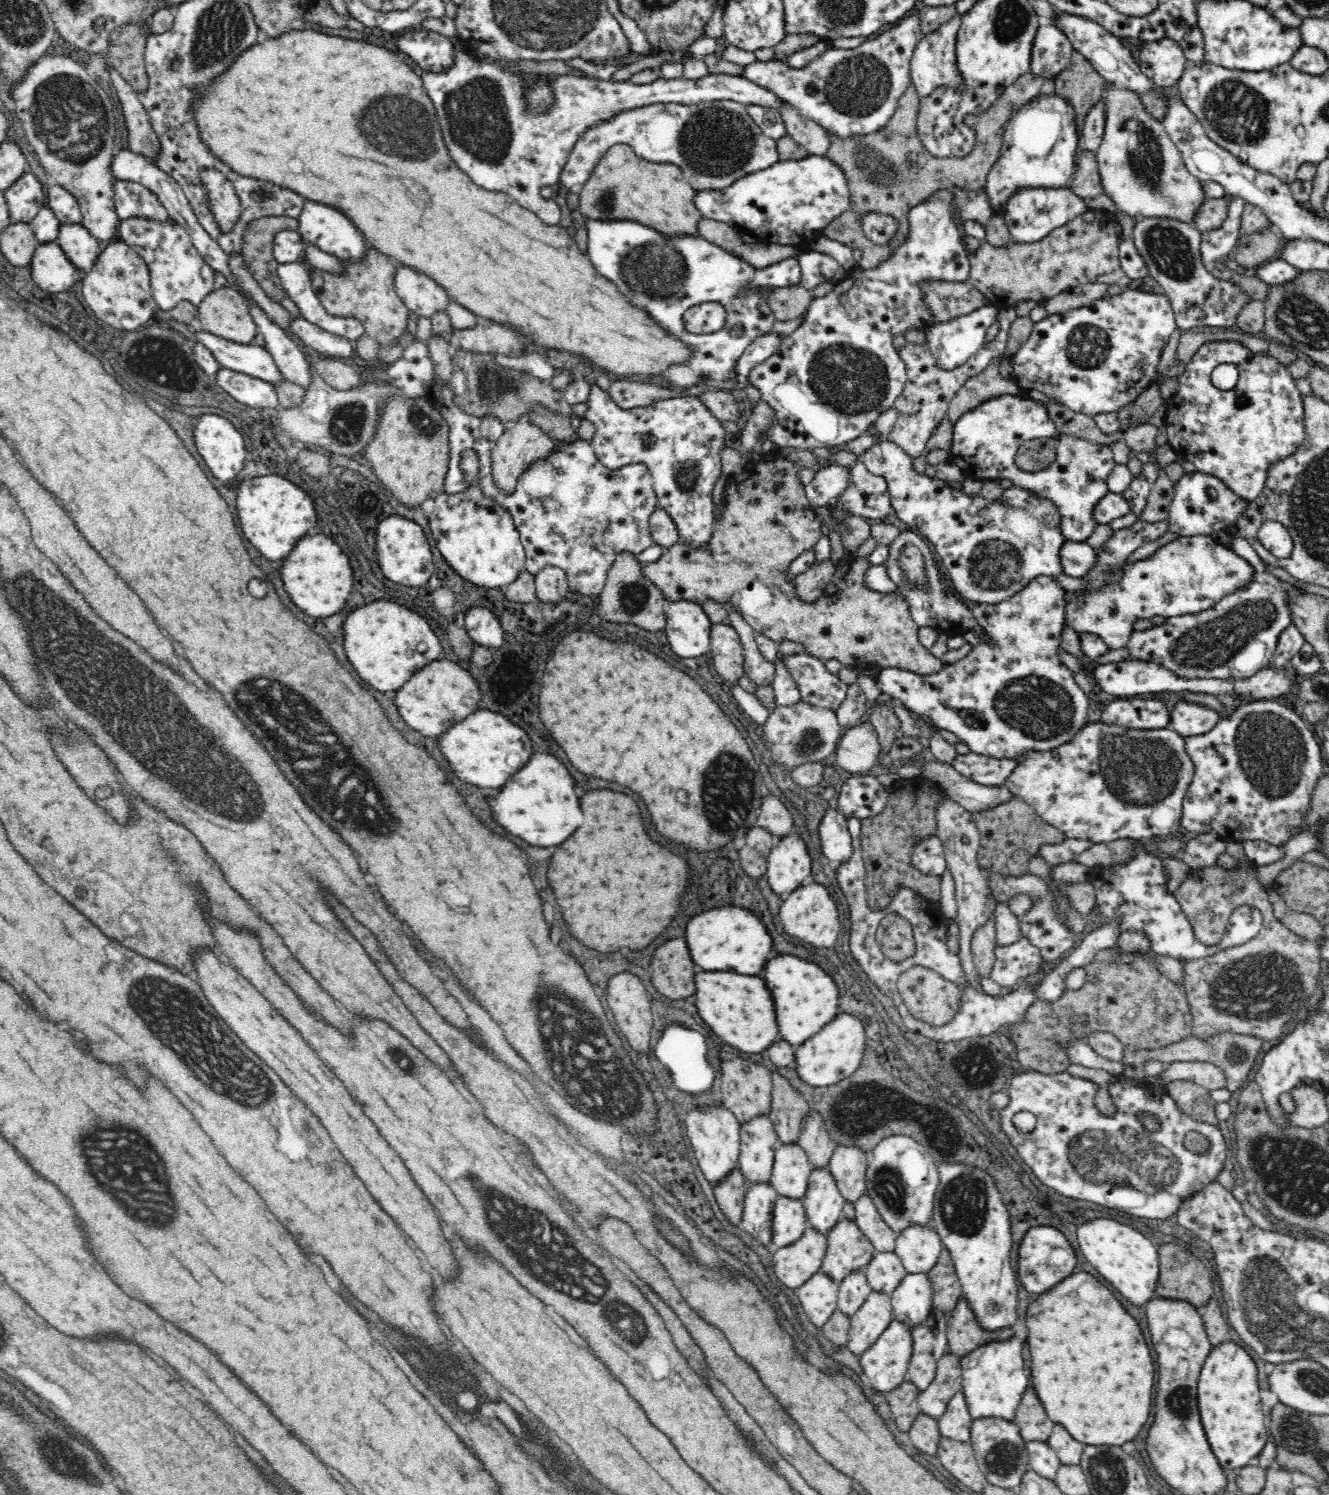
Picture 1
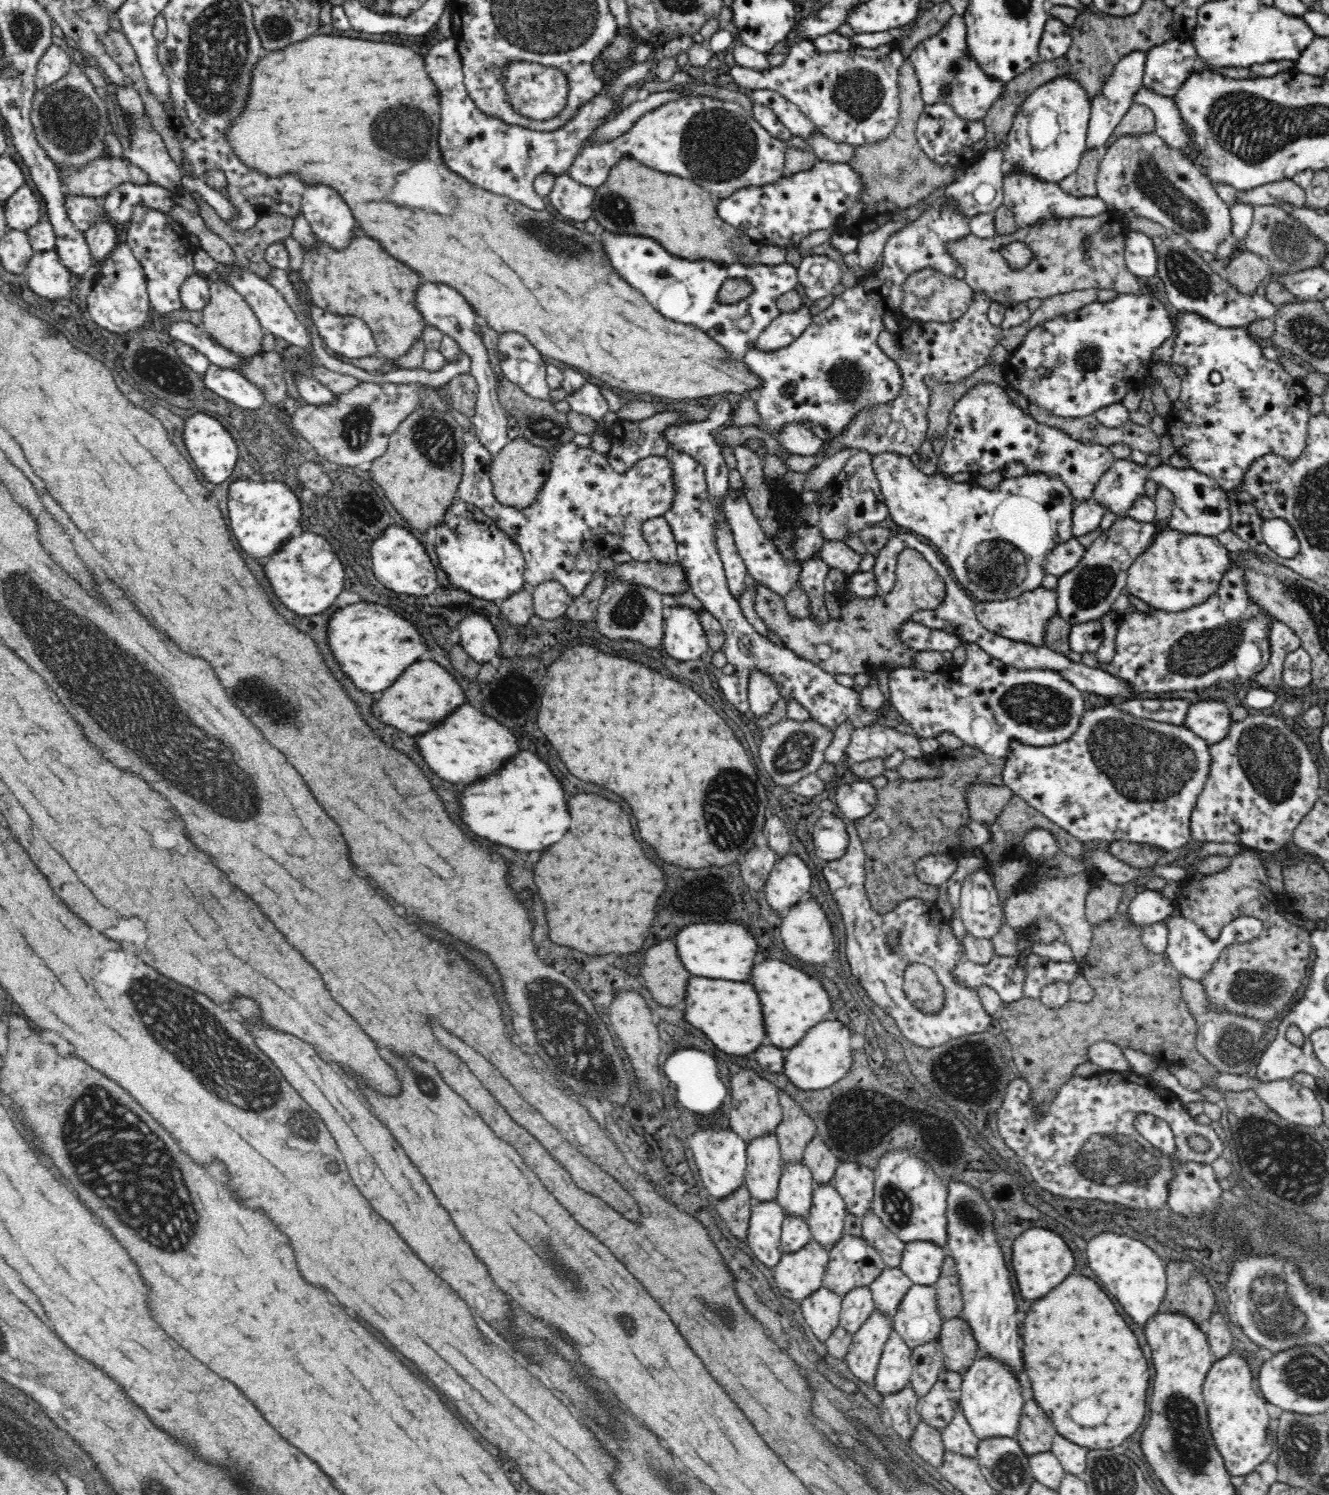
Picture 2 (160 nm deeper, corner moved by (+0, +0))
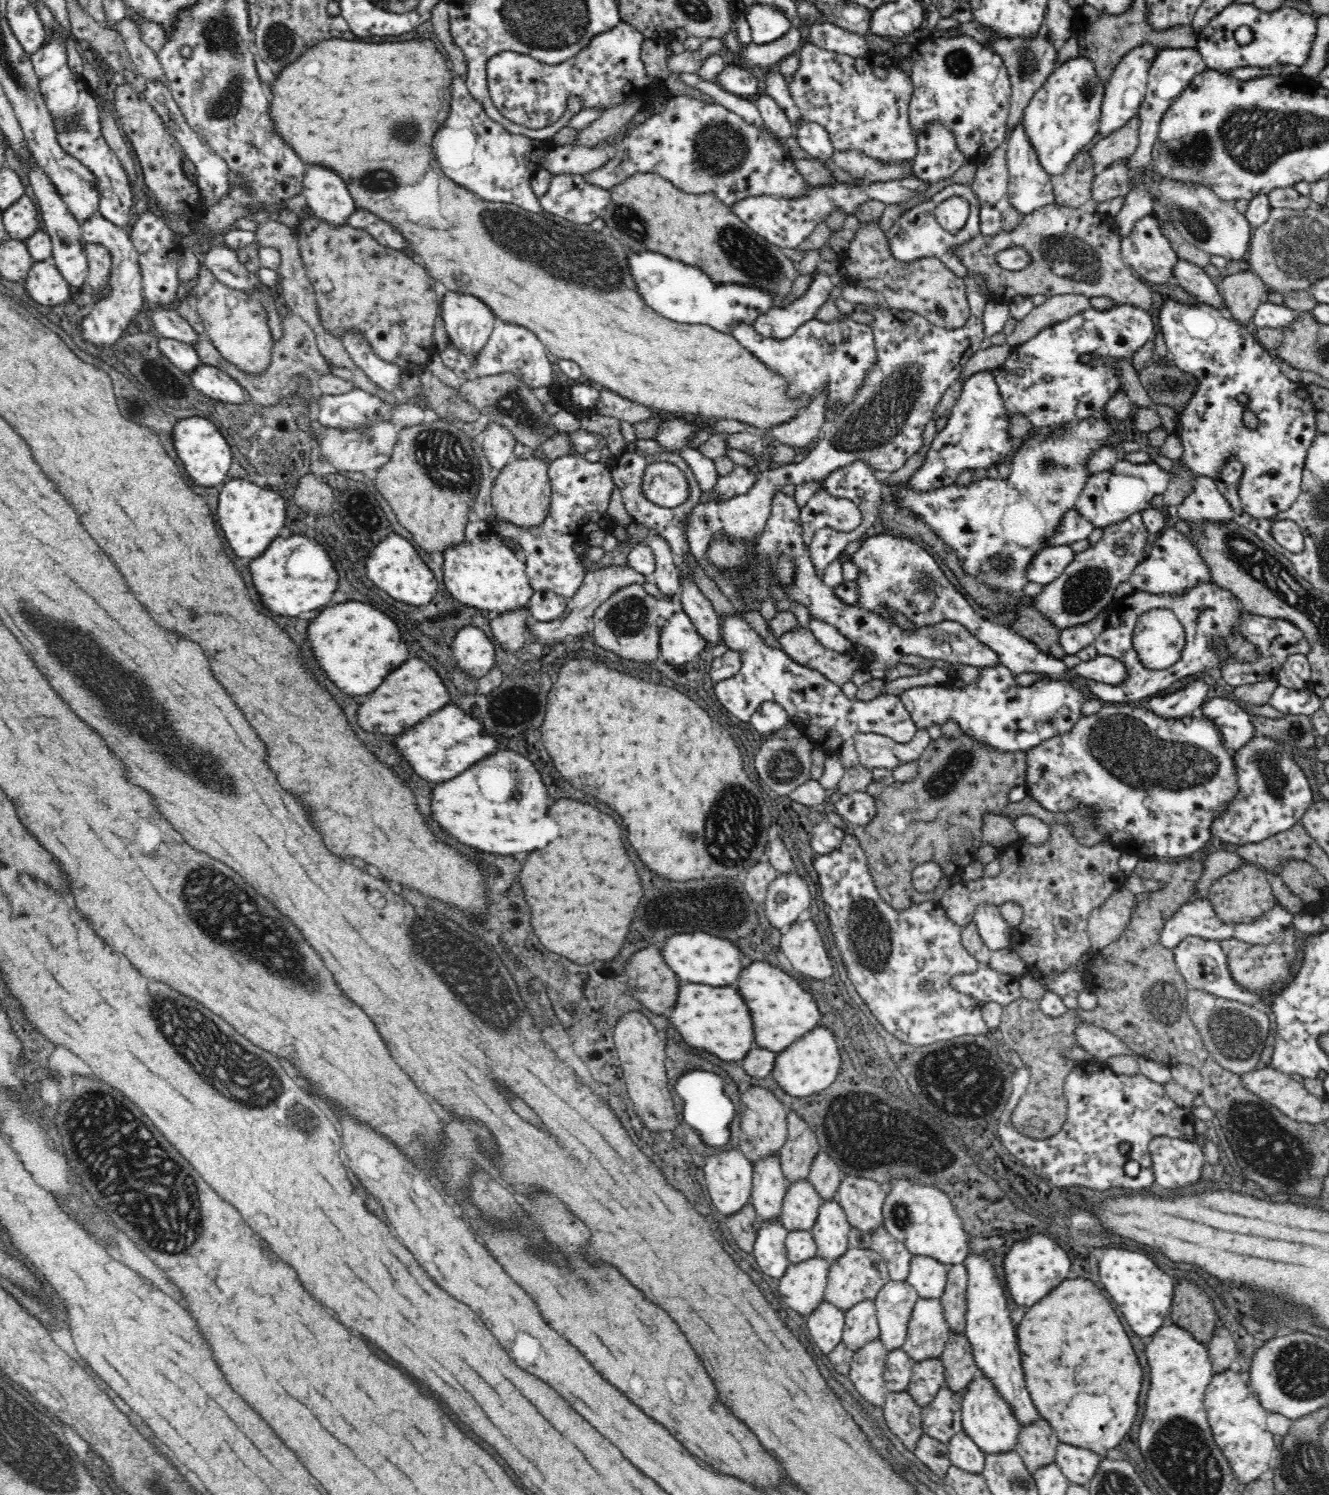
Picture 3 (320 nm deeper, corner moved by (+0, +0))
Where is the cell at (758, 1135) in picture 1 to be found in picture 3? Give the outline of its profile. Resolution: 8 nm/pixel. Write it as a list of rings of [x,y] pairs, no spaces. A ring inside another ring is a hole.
[[[779,1157],[755,1162],[750,1203],[761,1222],[780,1220],[783,1200],[790,1182],[784,1176]]]

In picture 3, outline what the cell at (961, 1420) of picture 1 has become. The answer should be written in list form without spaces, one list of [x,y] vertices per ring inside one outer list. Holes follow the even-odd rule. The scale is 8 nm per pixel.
[[[964,1430],[950,1439],[947,1449],[949,1450],[949,1461],[952,1465],[962,1469],[962,1471],[983,1474],[985,1454],[964,1433]]]

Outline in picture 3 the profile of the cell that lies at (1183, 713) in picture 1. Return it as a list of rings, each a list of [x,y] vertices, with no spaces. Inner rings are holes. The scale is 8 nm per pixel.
[[[1217,697],[1201,706],[1199,712],[1218,727],[1226,748],[1239,751],[1259,733],[1252,724],[1251,715],[1234,701]]]

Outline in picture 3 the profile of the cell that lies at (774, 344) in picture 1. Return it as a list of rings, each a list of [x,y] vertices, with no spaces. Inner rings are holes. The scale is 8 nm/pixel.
[[[818,275],[812,280],[806,292],[794,298],[789,310],[770,308],[752,323],[755,330],[764,337],[786,339],[806,322],[814,320],[821,307],[828,302],[834,284],[827,275]]]

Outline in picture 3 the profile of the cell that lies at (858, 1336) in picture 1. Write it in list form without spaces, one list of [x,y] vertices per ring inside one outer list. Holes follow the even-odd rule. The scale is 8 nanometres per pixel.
[[[878,1338],[854,1353],[849,1378],[865,1402],[882,1407],[888,1390],[884,1371],[888,1350]]]

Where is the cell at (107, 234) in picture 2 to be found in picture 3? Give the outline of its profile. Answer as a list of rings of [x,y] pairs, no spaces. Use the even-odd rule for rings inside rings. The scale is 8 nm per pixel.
[[[88,243],[85,245],[89,272],[87,281],[97,296],[104,296],[109,290],[112,257],[102,245]]]

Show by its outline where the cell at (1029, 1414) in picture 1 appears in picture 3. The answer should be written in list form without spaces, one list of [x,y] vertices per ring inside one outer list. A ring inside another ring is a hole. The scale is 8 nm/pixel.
[[[1038,1420],[1036,1424],[1020,1429],[1015,1451],[1022,1457],[1026,1469],[1034,1476],[1039,1468],[1055,1462],[1057,1446],[1060,1443],[1048,1422]]]

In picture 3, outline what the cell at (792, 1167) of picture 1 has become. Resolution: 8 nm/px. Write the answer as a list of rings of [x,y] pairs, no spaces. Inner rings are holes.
[[[809,1179],[790,1183],[782,1205],[782,1225],[788,1232],[811,1232],[823,1201]]]

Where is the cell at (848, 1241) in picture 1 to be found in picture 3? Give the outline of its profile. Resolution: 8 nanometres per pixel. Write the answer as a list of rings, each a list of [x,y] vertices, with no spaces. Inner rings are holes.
[[[848,1249],[839,1259],[831,1264],[825,1290],[825,1300],[845,1312],[855,1307],[860,1301],[874,1301],[880,1290],[890,1282],[886,1261],[877,1252],[870,1249]]]

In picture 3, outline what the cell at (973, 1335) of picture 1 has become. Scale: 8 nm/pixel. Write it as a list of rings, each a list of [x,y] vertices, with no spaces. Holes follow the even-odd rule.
[[[952,1332],[939,1359],[944,1367],[947,1388],[954,1392],[964,1392],[979,1373],[972,1345],[965,1333]]]

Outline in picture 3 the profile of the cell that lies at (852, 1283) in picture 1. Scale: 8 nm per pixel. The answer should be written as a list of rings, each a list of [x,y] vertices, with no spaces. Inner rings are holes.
[[[860,1301],[855,1307],[847,1310],[844,1329],[844,1344],[854,1352],[870,1341],[878,1339],[880,1326],[877,1321],[875,1302]]]

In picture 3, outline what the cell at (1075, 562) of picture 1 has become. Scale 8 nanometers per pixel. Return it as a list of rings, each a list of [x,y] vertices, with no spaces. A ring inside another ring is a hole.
[[[1070,545],[1044,547],[1032,556],[1026,566],[1026,579],[1042,586],[1056,580],[1074,558]]]

